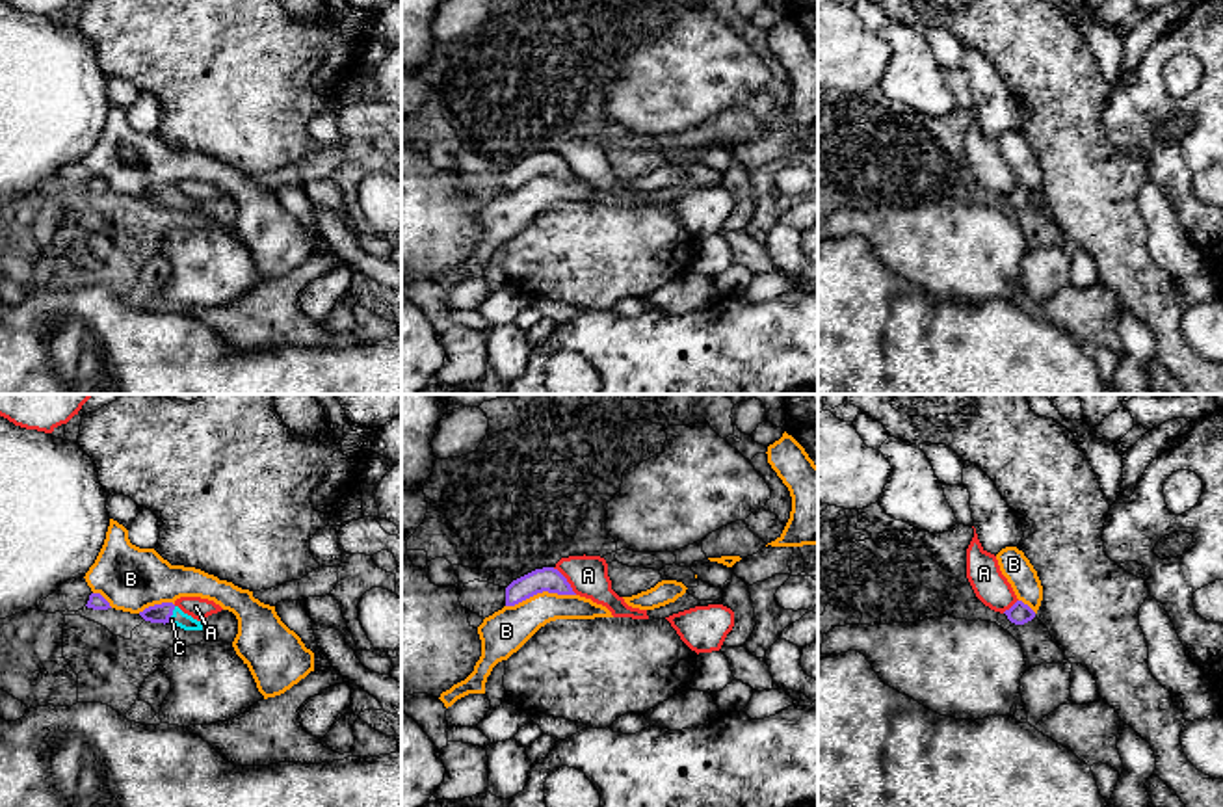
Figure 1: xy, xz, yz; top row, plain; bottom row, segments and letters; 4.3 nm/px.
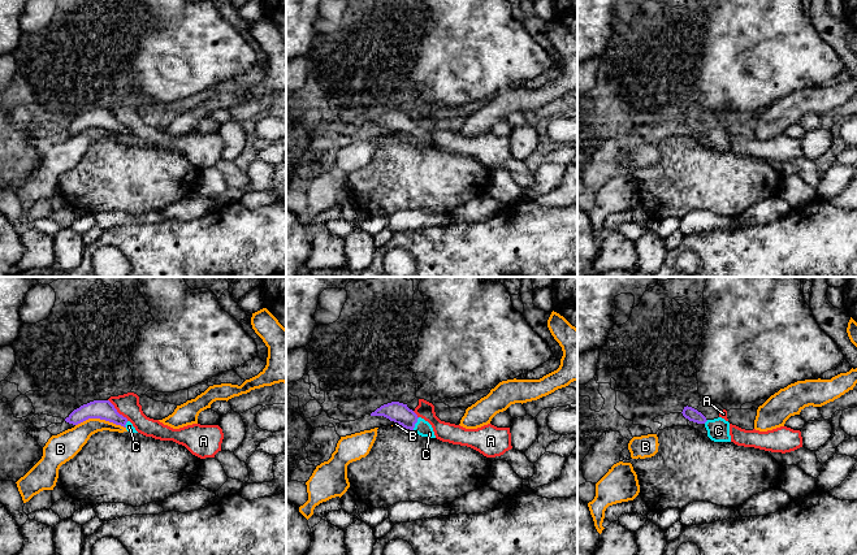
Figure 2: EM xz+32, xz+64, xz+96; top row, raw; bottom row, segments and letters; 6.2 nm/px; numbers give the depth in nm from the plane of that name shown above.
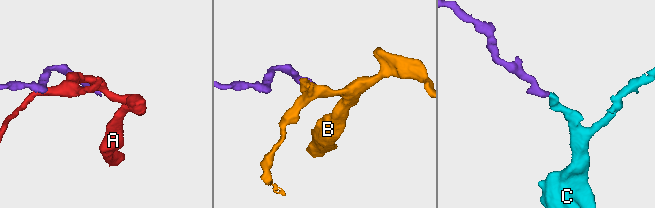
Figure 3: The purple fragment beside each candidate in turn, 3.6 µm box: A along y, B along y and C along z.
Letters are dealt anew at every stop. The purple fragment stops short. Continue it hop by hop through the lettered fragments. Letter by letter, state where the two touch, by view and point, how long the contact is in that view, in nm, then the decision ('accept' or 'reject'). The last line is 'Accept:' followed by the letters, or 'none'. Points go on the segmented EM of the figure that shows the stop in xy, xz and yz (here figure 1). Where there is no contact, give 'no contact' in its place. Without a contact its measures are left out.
A: meets purple in xz at (565, 581); contact 160 nm long; reject
B: meets purple in xz at (539, 592); contact 300 nm long; reject
C: meets purple in xy at (171, 614); contact 80 nm long; accept
Accept: C

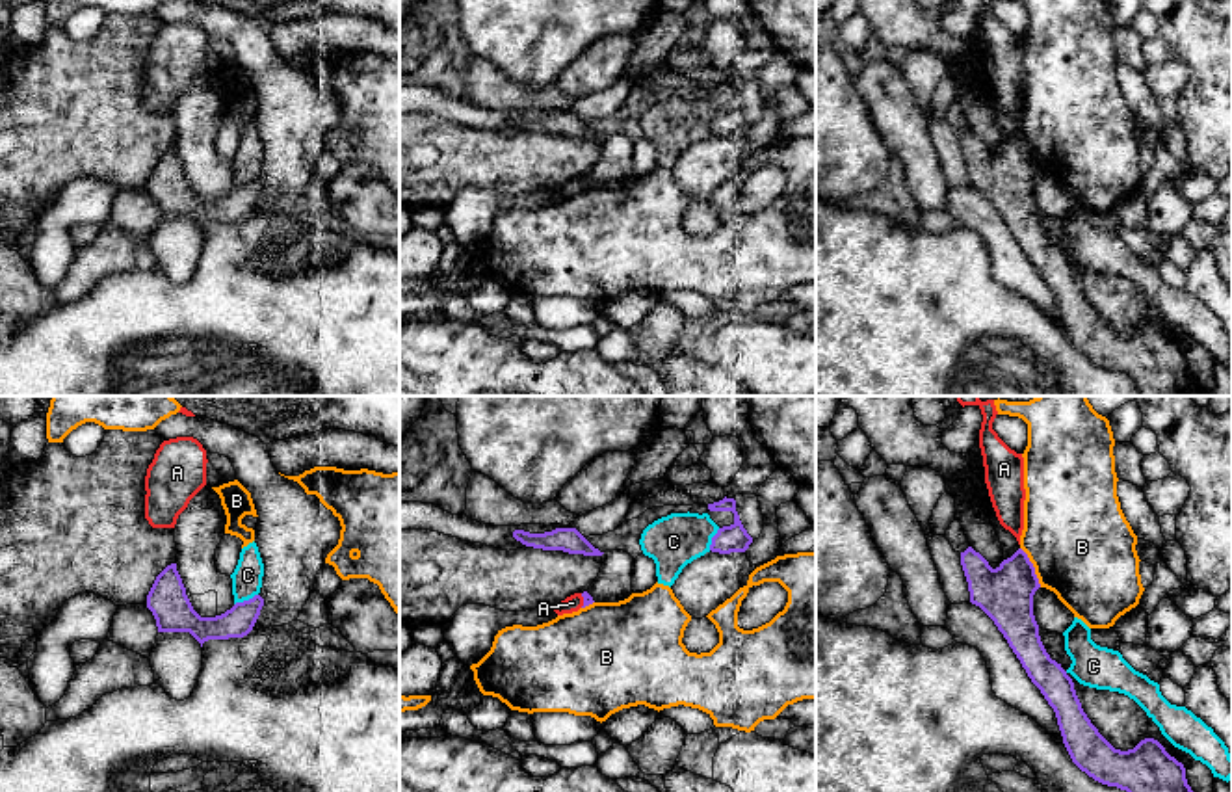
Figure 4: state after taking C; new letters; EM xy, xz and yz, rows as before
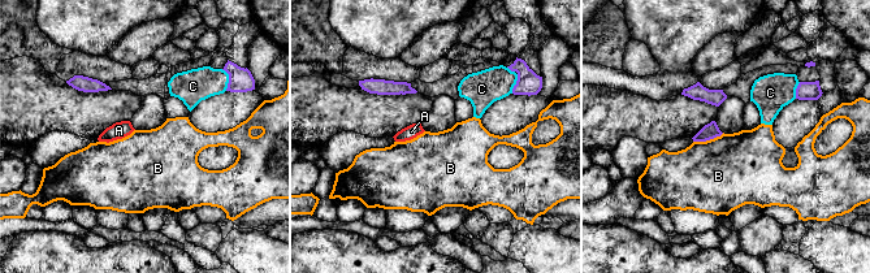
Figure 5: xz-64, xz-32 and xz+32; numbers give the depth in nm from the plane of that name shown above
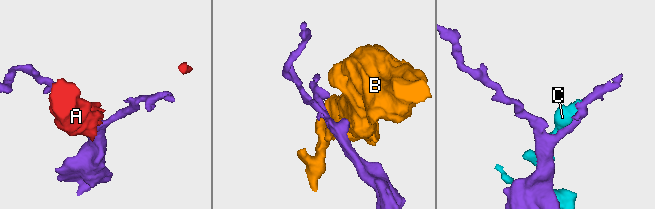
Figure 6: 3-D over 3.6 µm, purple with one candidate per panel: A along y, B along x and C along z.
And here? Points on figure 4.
A: meets purple in xz at (584, 601); contact 60 nm long; reject
B: meets purple in yz at (1034, 567); contact 200 nm long; reject
C: meets purple in xy at (246, 601); contact 120 nm long; reject
Accept: none

